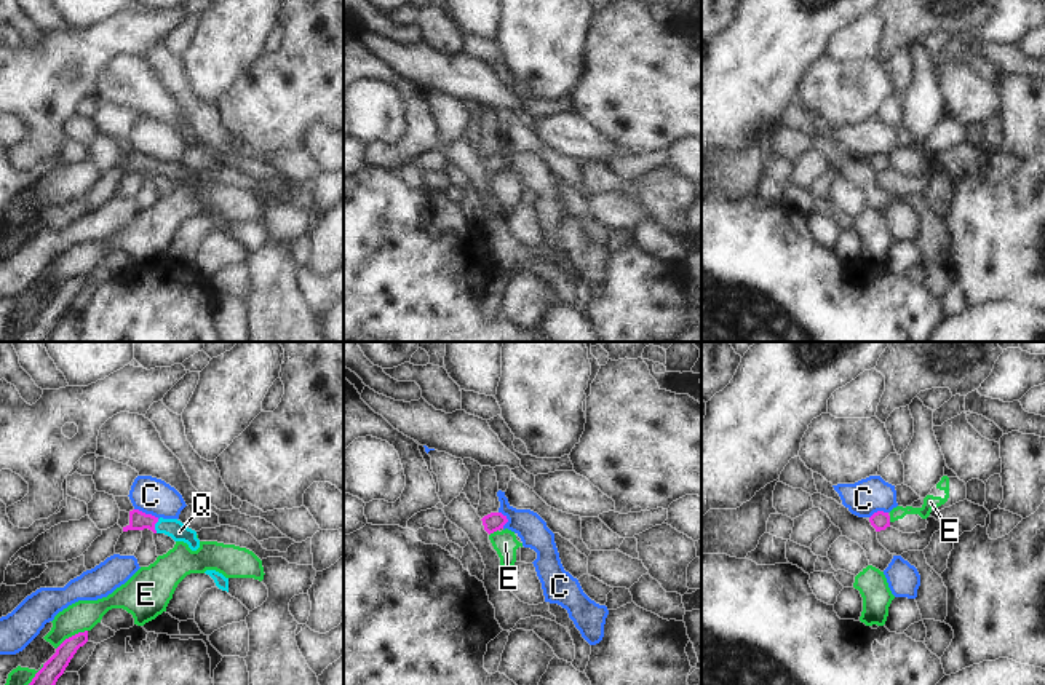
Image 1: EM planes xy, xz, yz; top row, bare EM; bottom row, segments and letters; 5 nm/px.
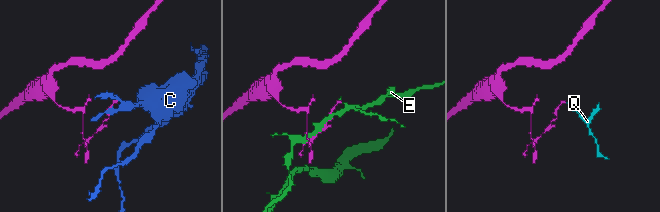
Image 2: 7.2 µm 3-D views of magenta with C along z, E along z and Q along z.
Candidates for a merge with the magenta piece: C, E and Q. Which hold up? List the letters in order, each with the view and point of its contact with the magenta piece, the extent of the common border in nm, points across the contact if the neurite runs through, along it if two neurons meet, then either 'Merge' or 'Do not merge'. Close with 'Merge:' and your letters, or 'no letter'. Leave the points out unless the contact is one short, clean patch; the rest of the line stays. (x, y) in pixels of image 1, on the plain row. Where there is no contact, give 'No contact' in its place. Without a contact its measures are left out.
C: Touches magenta at xy (147, 157). Shared border 140 nm. Do not merge
E: Touches magenta at xy (72, 278). Shared border 190 nm. Do not merge
Q: Touches magenta at xy (154, 168). Shared border 70 nm. Path across: xy (138, 163), (154, 168), (171, 170). Merge
Merge: Q

